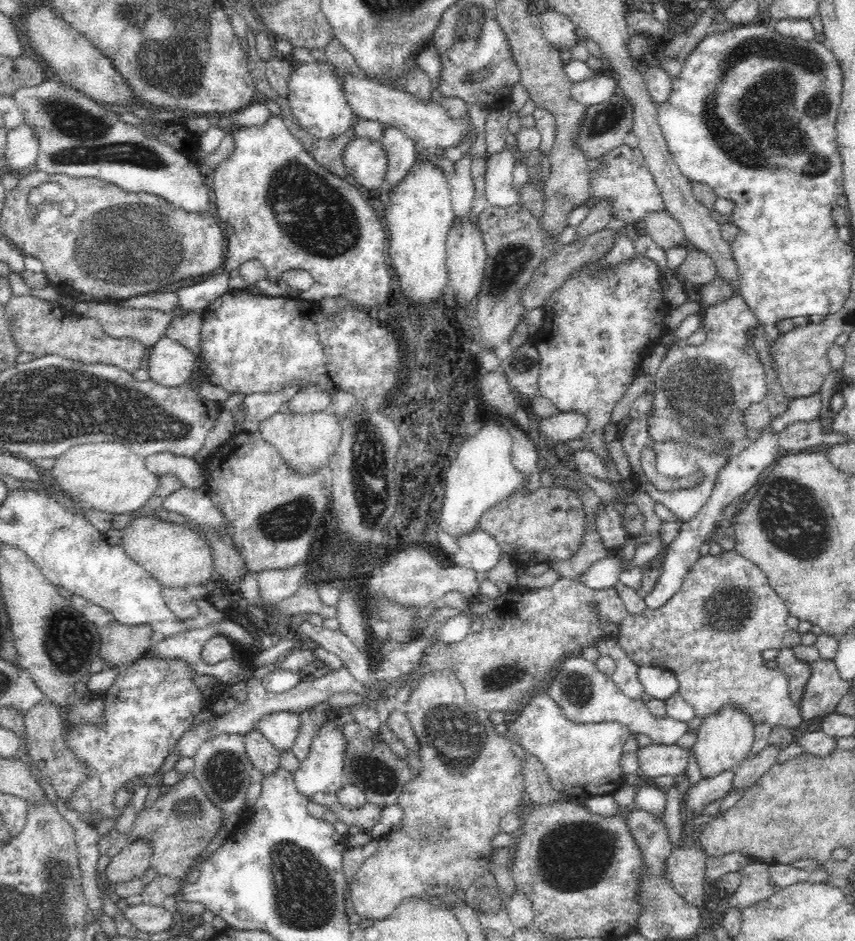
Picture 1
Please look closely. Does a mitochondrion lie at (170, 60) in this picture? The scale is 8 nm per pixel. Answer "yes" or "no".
yes

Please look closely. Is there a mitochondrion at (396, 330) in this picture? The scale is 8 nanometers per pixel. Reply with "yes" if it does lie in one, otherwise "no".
no

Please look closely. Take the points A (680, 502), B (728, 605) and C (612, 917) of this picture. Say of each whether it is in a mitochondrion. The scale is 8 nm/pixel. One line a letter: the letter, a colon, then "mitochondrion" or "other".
A: other
B: mitochondrion
C: other

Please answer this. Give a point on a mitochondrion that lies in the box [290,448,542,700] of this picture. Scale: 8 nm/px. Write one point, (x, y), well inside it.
(506, 678)

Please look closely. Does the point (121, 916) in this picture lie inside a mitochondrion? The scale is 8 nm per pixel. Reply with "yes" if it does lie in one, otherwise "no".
no

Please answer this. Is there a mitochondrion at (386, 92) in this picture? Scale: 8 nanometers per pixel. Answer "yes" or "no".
no

